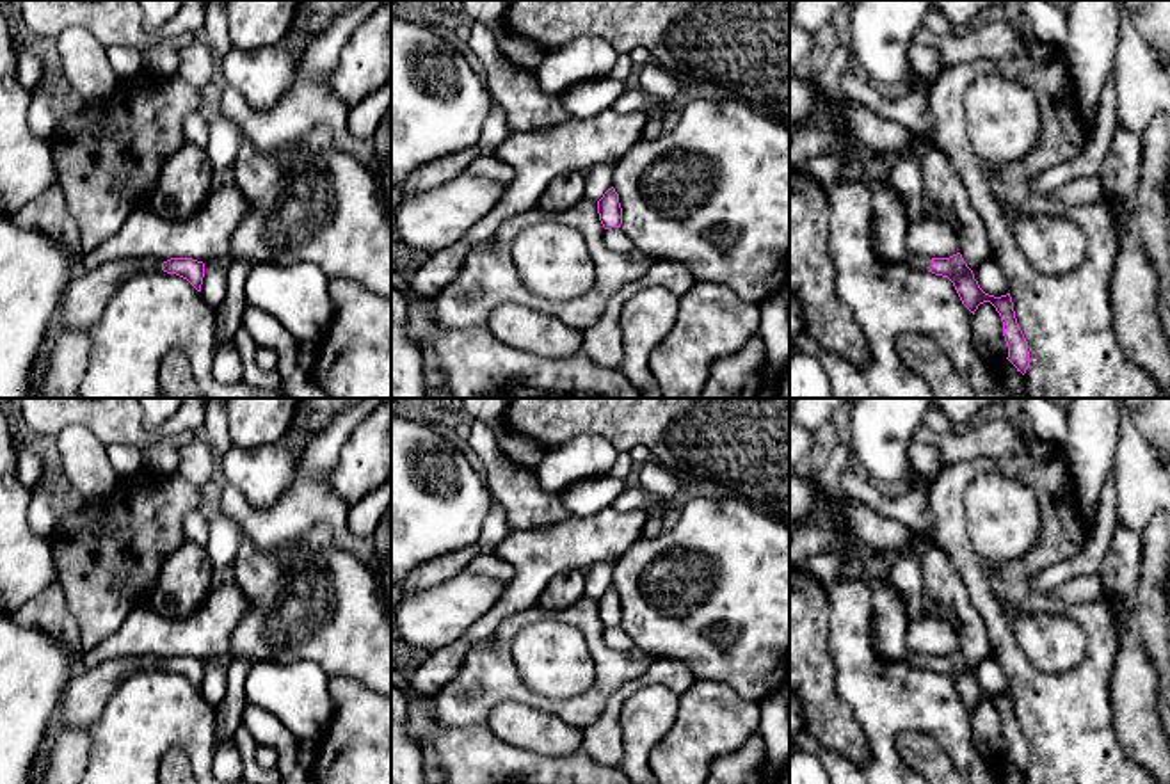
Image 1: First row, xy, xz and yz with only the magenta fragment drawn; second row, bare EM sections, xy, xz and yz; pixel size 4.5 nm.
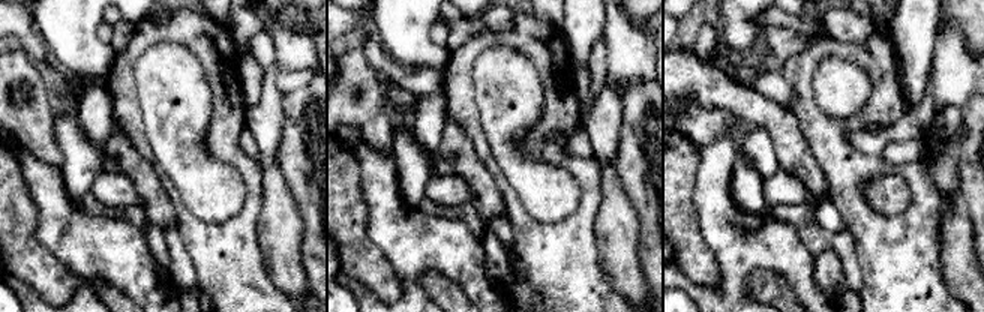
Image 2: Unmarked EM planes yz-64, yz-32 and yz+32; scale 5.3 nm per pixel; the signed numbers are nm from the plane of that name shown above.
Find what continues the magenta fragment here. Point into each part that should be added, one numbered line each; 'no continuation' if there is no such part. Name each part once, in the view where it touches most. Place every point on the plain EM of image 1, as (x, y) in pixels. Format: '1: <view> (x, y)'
1: yz (923, 662)

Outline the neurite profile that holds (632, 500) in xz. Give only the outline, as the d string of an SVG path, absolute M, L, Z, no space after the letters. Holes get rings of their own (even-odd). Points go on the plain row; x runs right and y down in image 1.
M635 484L626 487L626 491L621 496L617 496L612 508L615 508L619 512L644 510L647 517L661 514L665 528L669 528L677 516L677 512L672 512L665 505L665 501L642 492Z

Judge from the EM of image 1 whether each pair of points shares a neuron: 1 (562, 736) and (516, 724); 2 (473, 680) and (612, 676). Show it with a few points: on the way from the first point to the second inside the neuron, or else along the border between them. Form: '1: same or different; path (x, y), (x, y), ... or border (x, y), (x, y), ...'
1: same; path (552, 736), (527, 728)
2: same; path (507, 685), (543, 704), (578, 706)

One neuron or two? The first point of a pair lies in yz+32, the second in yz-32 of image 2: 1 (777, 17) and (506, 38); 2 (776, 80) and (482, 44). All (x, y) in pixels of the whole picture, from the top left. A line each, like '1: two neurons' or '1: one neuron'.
1: two neurons
2: two neurons

